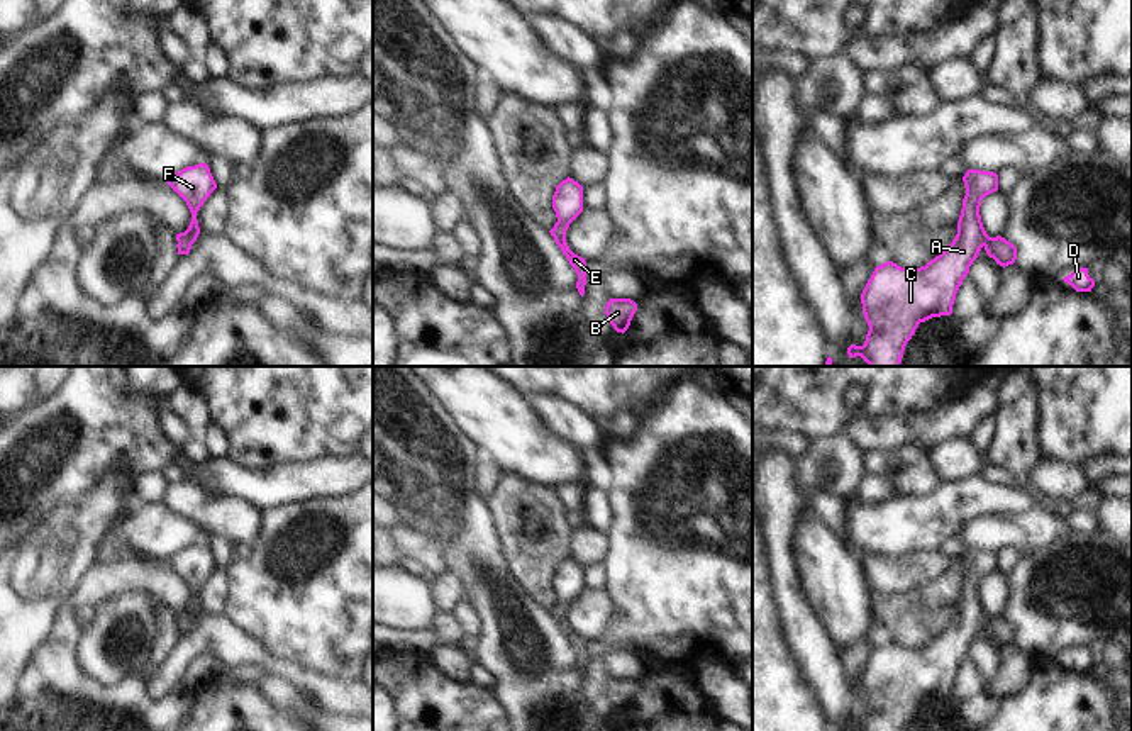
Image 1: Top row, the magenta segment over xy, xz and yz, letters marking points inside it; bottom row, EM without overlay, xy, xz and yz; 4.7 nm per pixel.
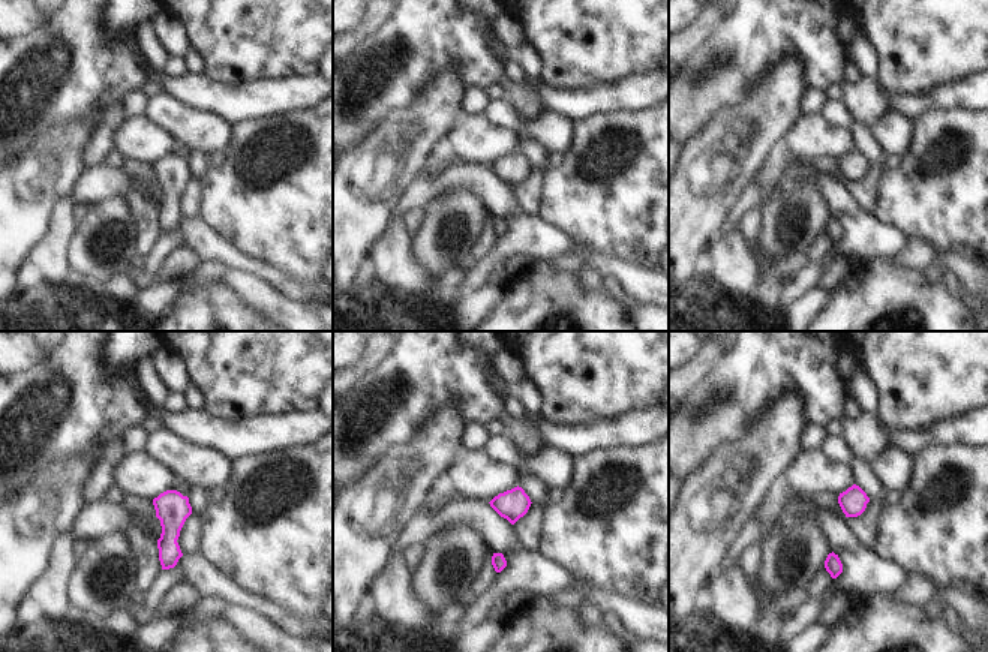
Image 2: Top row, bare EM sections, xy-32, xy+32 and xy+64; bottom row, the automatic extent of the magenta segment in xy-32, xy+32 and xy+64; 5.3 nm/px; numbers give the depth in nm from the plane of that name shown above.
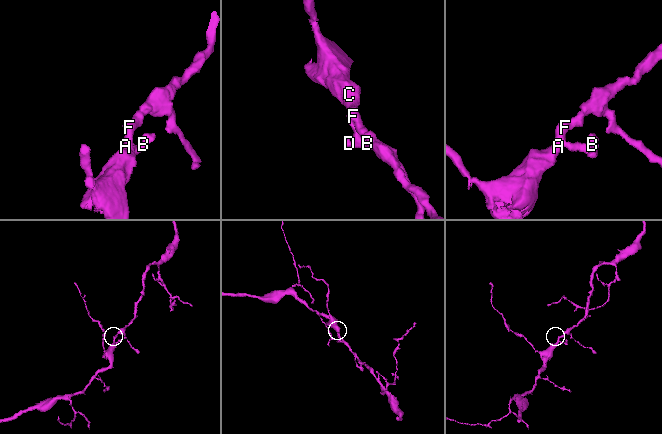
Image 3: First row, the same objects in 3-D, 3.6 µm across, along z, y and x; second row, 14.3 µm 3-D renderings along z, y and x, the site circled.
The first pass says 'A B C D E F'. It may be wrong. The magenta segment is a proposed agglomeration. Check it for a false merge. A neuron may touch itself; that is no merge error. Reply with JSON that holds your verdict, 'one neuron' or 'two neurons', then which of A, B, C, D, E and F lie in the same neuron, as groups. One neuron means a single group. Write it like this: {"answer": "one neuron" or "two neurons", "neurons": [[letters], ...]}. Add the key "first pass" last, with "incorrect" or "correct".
{"answer": "one neuron", "neurons": [["A", "B", "C", "D", "E", "F"]], "first pass": "correct"}

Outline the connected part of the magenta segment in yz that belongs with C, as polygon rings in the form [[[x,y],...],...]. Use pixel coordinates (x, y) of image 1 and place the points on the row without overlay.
[[[968,550],[963,561],[966,575],[957,600],[957,614],[952,622],[920,648],[902,648],[893,641],[874,648],[861,673],[863,694],[869,711],[863,726],[851,724],[847,731],[905,731],[920,702],[952,694],[956,673],[981,629],[1003,648],[1015,643],[1017,628],[1002,616],[990,617],[979,595],[981,580],[998,570],[998,555]]]

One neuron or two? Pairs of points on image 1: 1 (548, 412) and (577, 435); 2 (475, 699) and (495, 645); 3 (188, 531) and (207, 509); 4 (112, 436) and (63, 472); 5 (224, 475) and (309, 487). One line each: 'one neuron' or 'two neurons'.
1: one neuron
2: two neurons
3: two neurons
4: one neuron
5: one neuron

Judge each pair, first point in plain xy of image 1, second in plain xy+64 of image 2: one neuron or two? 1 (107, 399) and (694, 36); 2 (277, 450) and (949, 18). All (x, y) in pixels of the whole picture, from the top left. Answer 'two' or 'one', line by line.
1: two
2: one

